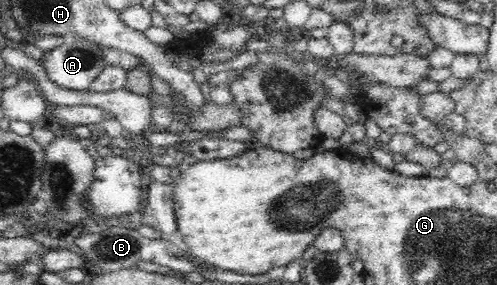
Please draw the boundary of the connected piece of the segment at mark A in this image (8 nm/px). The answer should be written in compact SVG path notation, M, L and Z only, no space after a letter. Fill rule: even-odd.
M66 37L60 47L43 52L40 62L50 82L71 90L84 91L106 66L104 50L95 42Z

